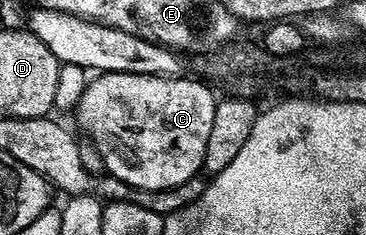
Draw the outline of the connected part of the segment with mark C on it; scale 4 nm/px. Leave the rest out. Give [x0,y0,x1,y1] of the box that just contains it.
[75,74,218,190]

